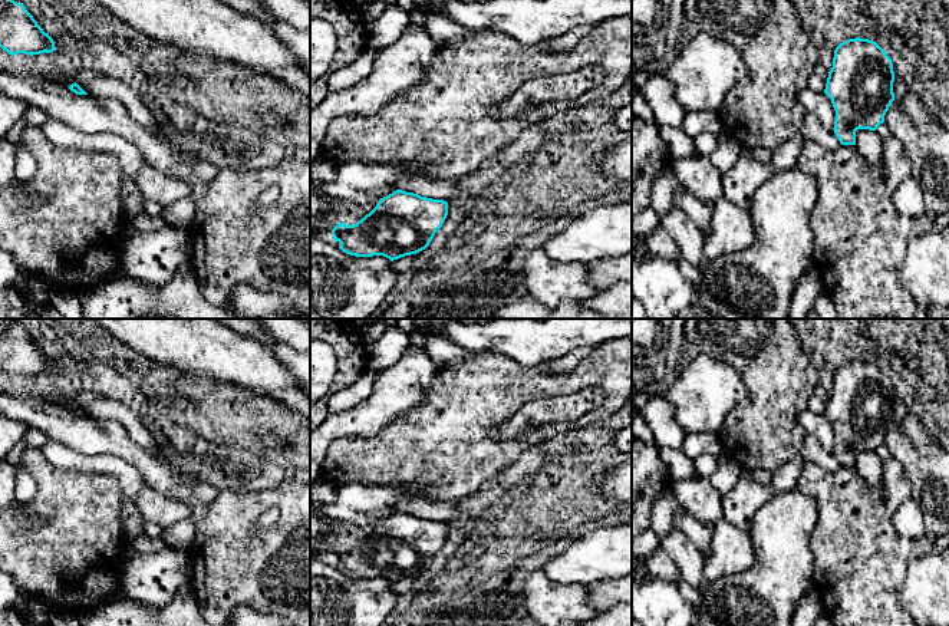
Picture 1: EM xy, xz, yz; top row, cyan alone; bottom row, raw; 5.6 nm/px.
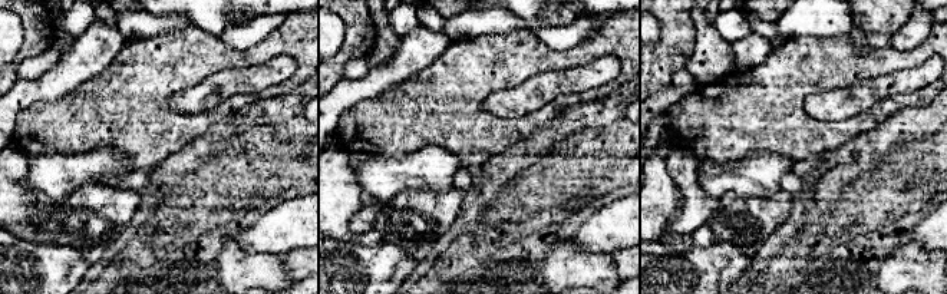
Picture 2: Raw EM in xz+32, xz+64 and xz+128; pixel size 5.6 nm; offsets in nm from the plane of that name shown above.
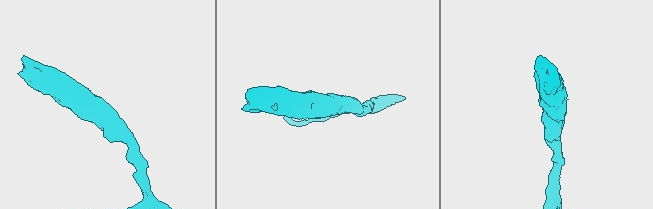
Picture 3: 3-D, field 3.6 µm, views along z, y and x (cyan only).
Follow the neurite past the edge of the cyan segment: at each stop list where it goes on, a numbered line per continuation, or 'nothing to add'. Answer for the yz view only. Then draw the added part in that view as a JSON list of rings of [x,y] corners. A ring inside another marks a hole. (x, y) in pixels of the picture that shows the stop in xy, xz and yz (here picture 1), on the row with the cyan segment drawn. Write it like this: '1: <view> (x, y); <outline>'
nothing to add

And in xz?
nothing to add

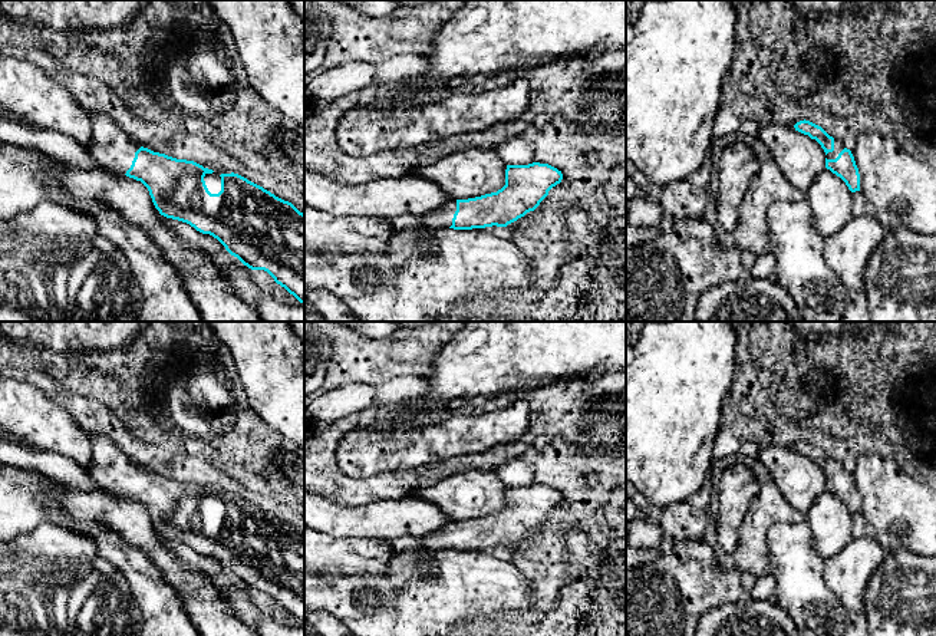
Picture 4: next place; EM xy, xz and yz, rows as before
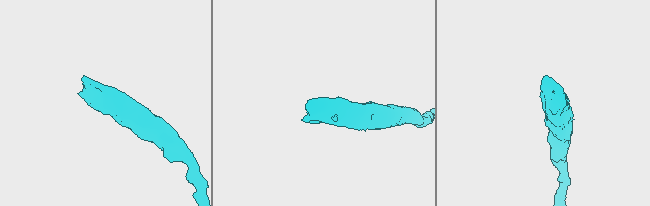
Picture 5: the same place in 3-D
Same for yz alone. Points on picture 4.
1: yz (839, 147); [[[834,138],[834,151],[828,152],[825,155],[827,159],[836,159],[838,156],[838,154],[844,149],[844,145],[841,141],[838,141],[837,138]]]

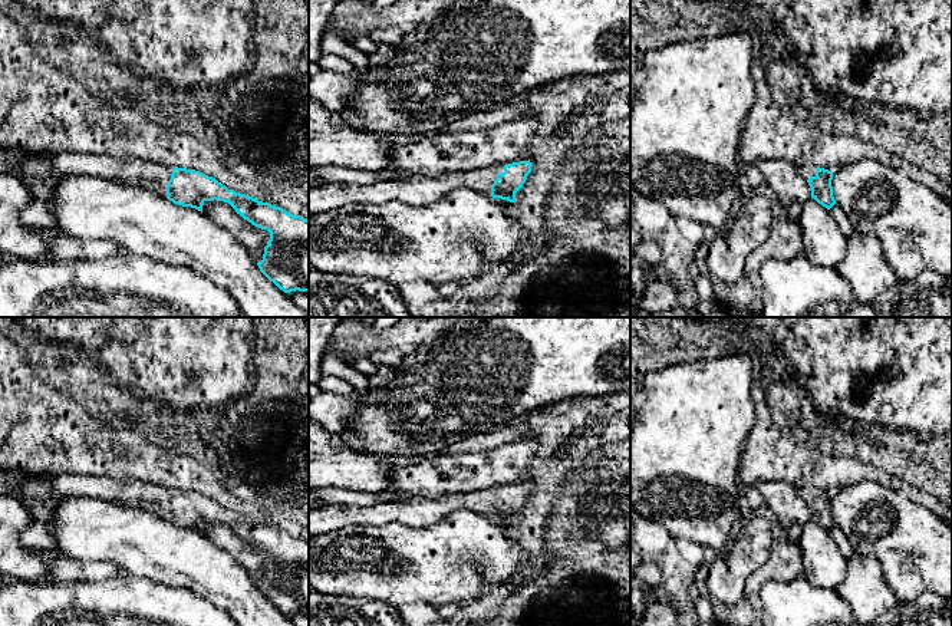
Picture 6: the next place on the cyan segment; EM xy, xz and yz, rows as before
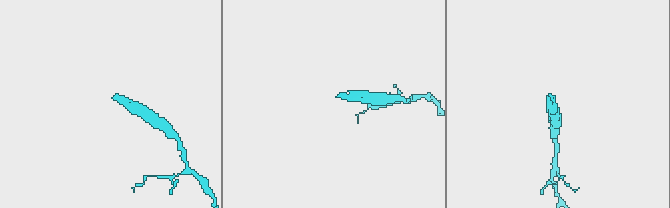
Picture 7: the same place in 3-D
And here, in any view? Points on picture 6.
1: xz (418, 190); [[[504,165],[485,169],[467,169],[442,177],[414,175],[406,179],[383,179],[366,185],[327,184],[309,188],[309,214],[327,212],[347,204],[385,204],[402,201],[428,205],[459,188],[475,190],[491,197],[491,185]]]

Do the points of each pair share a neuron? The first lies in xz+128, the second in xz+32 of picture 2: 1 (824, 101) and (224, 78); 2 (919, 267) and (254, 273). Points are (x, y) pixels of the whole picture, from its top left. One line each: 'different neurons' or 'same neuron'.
1: same neuron
2: same neuron

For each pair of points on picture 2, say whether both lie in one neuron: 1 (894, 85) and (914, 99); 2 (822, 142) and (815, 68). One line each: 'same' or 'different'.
1: different
2: same

